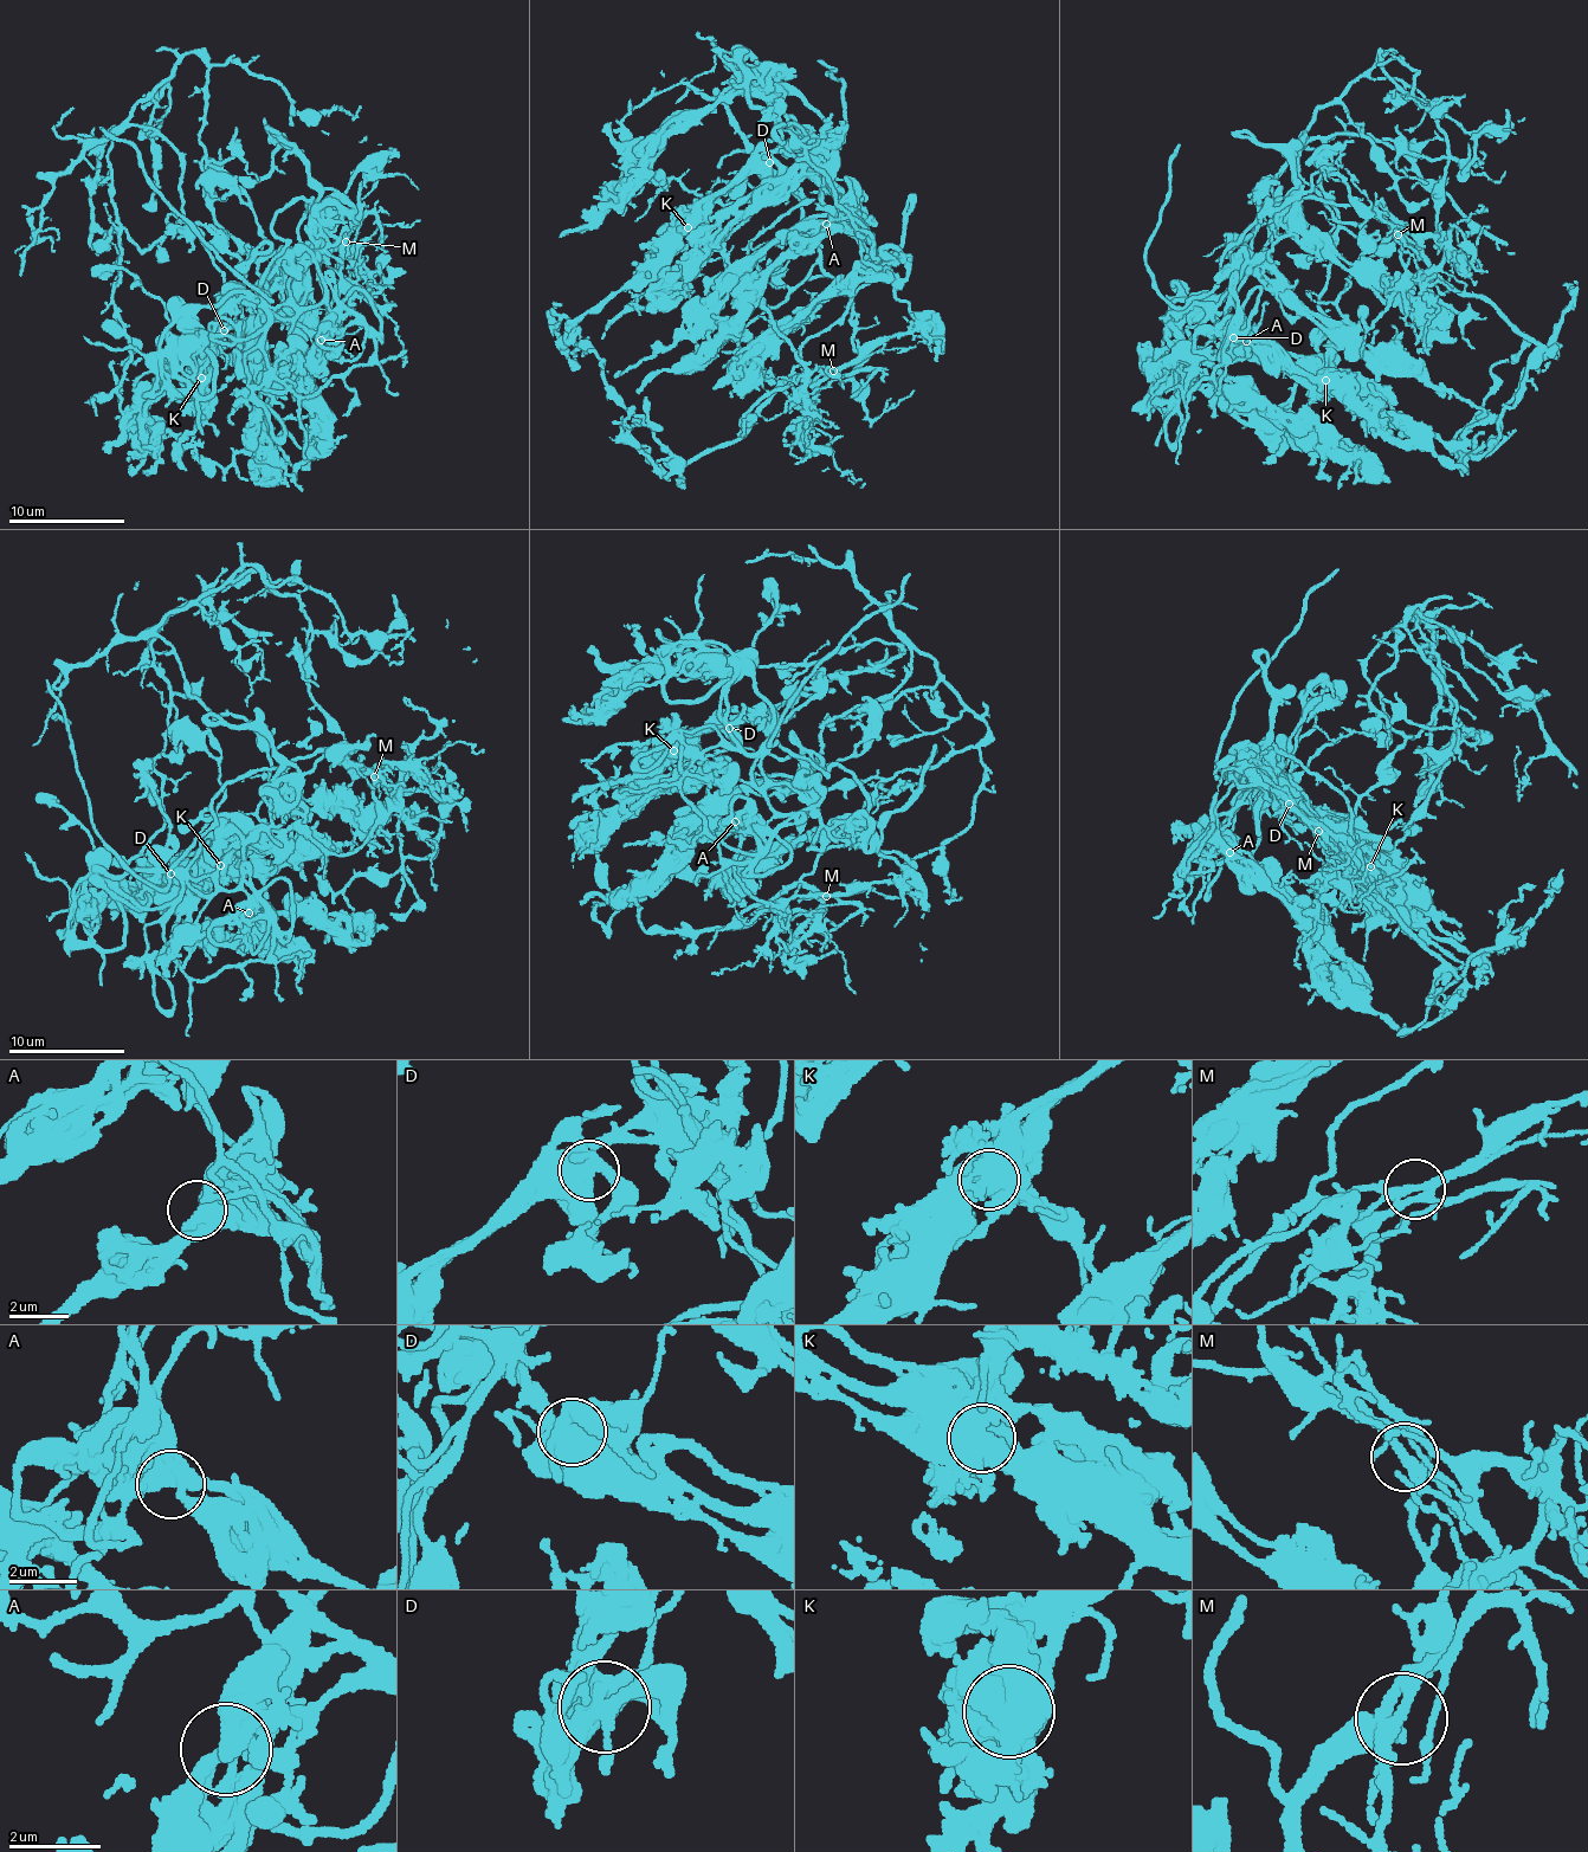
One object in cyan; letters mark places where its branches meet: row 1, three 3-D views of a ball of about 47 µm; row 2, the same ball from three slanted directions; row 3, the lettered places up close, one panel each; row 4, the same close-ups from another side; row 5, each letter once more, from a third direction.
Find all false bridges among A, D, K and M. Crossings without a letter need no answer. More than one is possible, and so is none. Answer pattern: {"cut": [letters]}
{"cut": ["K", "M"]}

